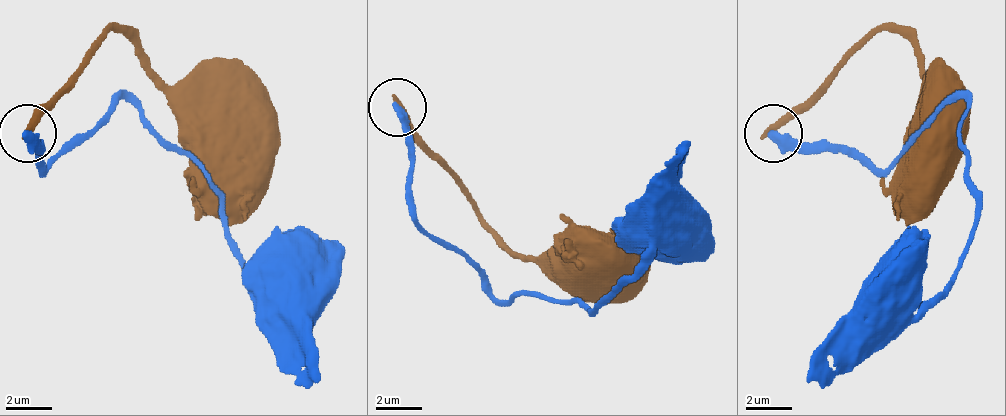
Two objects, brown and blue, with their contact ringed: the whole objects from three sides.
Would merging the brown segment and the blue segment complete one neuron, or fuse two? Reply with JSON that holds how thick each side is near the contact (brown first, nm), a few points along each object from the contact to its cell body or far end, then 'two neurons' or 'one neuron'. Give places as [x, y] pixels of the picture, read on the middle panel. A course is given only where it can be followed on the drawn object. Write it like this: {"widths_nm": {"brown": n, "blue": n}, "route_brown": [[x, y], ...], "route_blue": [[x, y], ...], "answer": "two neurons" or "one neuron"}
{"widths_nm": {"brown": 360, "blue": 420}, "route_brown": [[396, 108], [483, 213], [489, 230], [512, 253], [570, 277], [587, 271]], "route_blue": [[396, 108], [408, 132], [413, 219], [500, 300], [547, 294], [587, 311], [645, 259], [639, 230], [657, 230]], "answer": "two neurons"}

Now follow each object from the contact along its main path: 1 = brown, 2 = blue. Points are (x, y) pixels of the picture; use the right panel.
1: (774, 129), (879, 30), (896, 30), (919, 59), (943, 129), (937, 134)
2: (774, 134), (856, 146), (885, 169), (966, 105), (977, 198), (960, 268), (925, 303), (896, 274)

